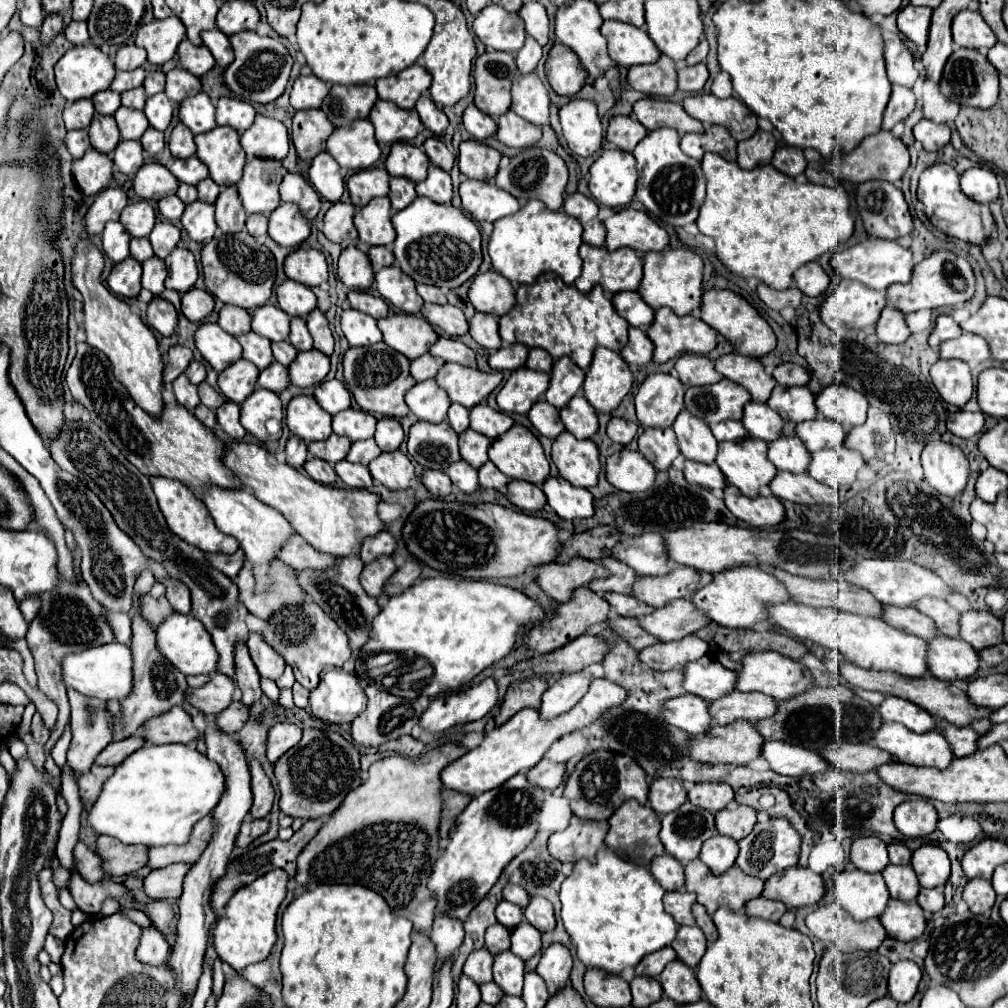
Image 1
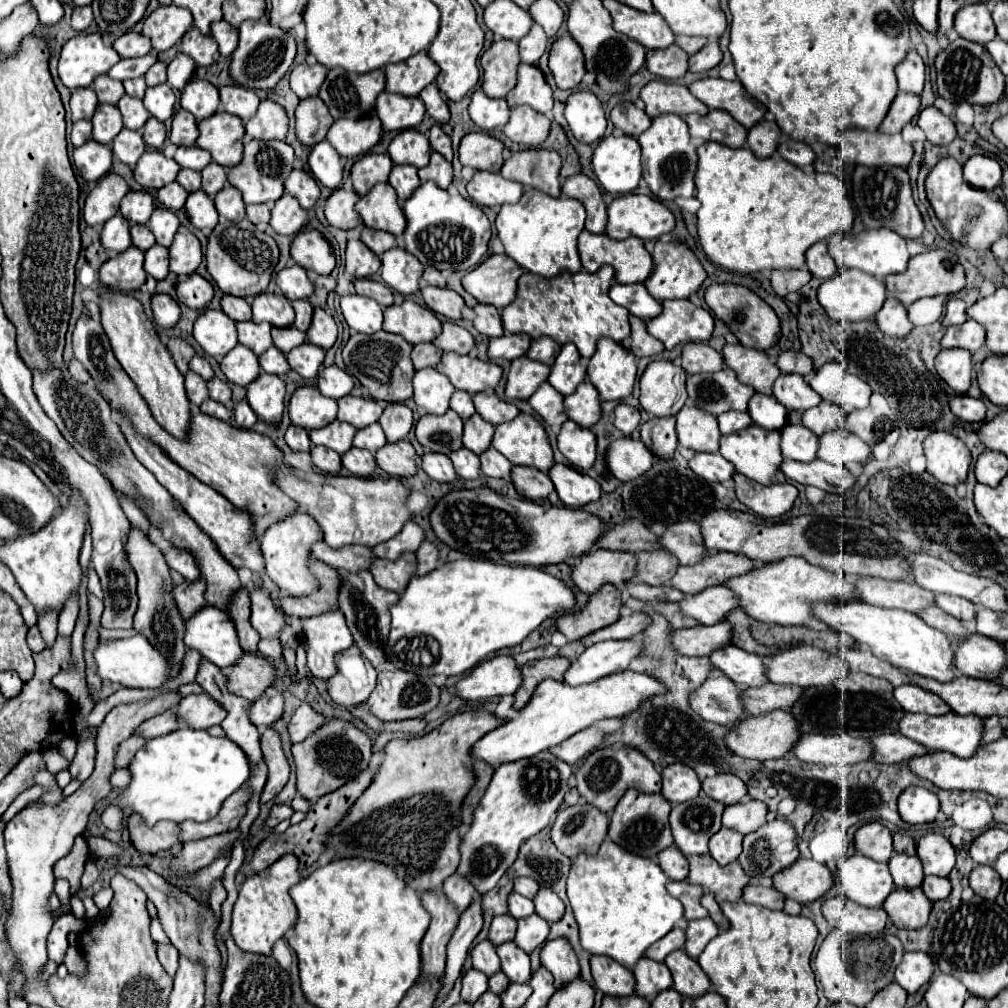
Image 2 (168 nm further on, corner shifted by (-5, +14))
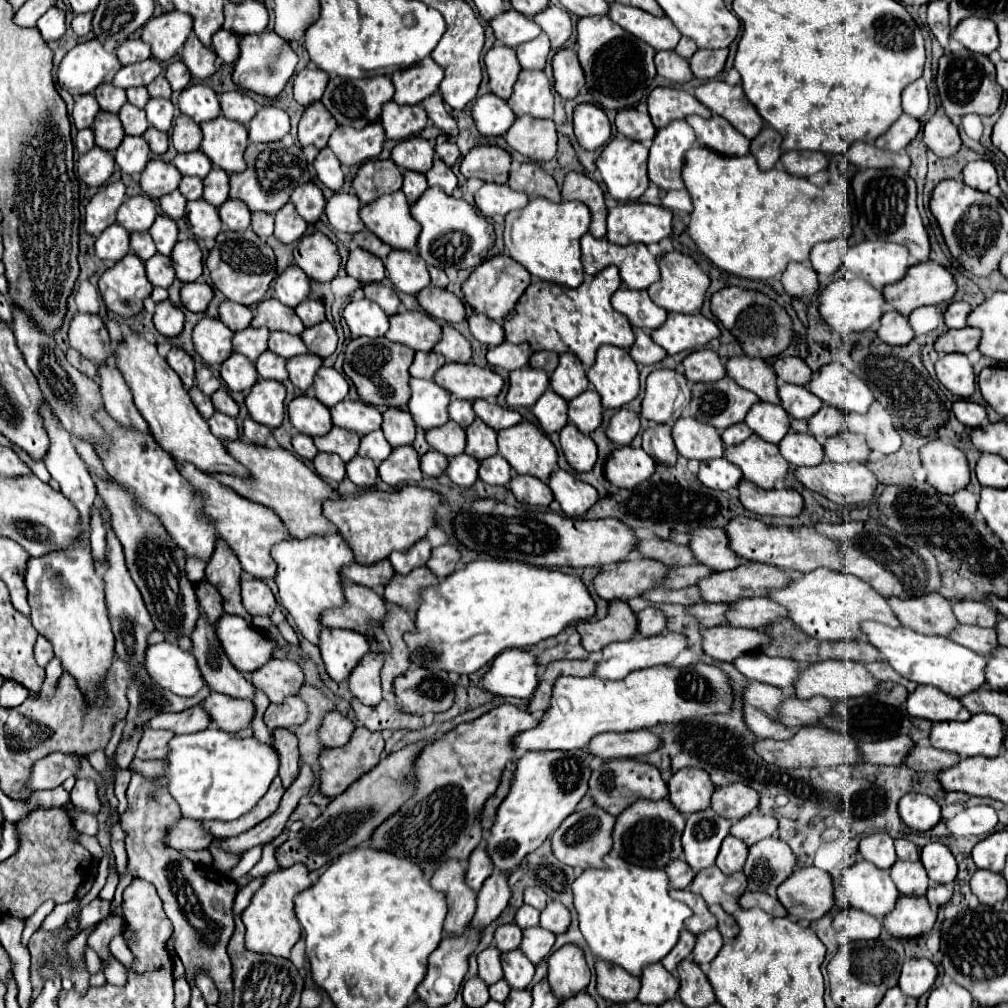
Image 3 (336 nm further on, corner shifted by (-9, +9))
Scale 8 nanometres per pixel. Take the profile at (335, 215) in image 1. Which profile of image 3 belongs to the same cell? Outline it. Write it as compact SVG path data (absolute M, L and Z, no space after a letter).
M337 192L333 194L333 198L327 200L325 214L335 230L357 234L365 228L365 224L359 218L359 208L361 208L361 202L355 194Z

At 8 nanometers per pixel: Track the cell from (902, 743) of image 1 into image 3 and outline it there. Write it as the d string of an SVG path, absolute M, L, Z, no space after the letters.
M973 714L967 722L937 722L931 728L933 748L967 756L993 758L1003 746L1005 726L993 714Z

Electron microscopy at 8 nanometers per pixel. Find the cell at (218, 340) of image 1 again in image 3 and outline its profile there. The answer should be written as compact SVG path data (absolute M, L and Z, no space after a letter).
M203 318L193 330L197 354L207 364L223 364L233 352L233 332L217 318Z

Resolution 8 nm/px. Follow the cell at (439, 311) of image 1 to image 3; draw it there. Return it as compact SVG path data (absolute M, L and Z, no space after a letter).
M427 286L417 294L417 302L429 316L433 316L437 320L445 320L449 324L465 320L463 302L453 292L449 292L445 288Z

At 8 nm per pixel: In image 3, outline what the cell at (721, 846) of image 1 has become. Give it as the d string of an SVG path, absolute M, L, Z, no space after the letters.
M729 836L721 844L721 850L719 850L719 856L717 856L717 866L725 874L733 874L733 872L743 870L745 858L747 858L747 846L745 846L745 842L737 840L735 836Z

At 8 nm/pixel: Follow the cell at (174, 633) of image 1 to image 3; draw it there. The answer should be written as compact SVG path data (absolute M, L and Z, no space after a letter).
M223 614L215 624L215 634L239 672L253 672L271 658L273 640L265 632L251 628L243 618Z

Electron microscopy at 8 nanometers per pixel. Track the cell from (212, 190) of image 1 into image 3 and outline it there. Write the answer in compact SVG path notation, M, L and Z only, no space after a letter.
M213 168L207 178L203 180L205 184L205 192L203 192L203 198L207 202L211 202L213 206L221 206L227 198L229 198L229 176L225 170L221 168Z

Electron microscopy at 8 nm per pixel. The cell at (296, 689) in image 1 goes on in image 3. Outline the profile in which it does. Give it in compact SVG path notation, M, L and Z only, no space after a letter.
M323 534L323 536L309 536L303 540L289 538L271 548L271 556L277 564L275 582L279 586L281 604L293 616L301 634L311 642L317 644L321 624L317 622L319 614L325 608L339 608L343 606L343 590L339 570L345 564L353 562L353 554L347 548L345 540L339 534Z

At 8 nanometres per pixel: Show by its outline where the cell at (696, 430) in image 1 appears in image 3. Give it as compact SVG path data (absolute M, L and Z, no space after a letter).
M683 416L675 422L673 440L679 454L685 458L709 460L723 456L723 440L719 432L713 426L701 424L689 416Z

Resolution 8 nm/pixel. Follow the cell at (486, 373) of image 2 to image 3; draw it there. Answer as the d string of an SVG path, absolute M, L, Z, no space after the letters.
M449 362L437 370L433 380L437 380L439 386L447 388L455 398L469 402L477 398L497 396L503 390L503 378L497 372L481 368L477 364Z

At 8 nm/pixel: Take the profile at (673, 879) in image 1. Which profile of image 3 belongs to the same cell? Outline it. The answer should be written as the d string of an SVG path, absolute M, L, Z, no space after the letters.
M681 858L671 860L665 866L665 872L667 872L669 882L671 882L673 888L687 888L689 882L693 880L693 876L695 876L695 872L691 870L691 866L685 860L681 860Z

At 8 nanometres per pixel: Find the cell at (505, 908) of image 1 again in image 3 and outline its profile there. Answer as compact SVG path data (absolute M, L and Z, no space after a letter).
M523 904L523 906L517 910L515 924L517 924L519 928L537 926L537 924L539 924L539 910L533 908L533 906L529 906L529 904Z

